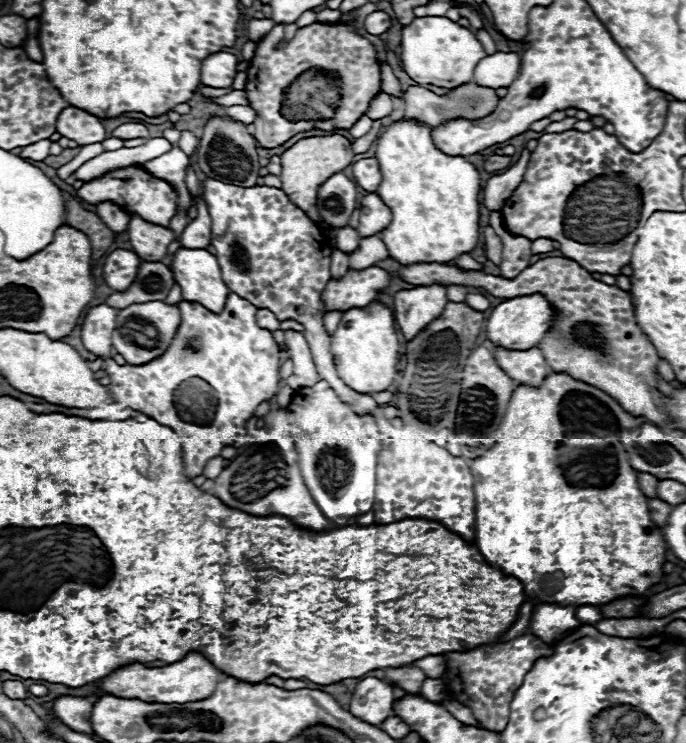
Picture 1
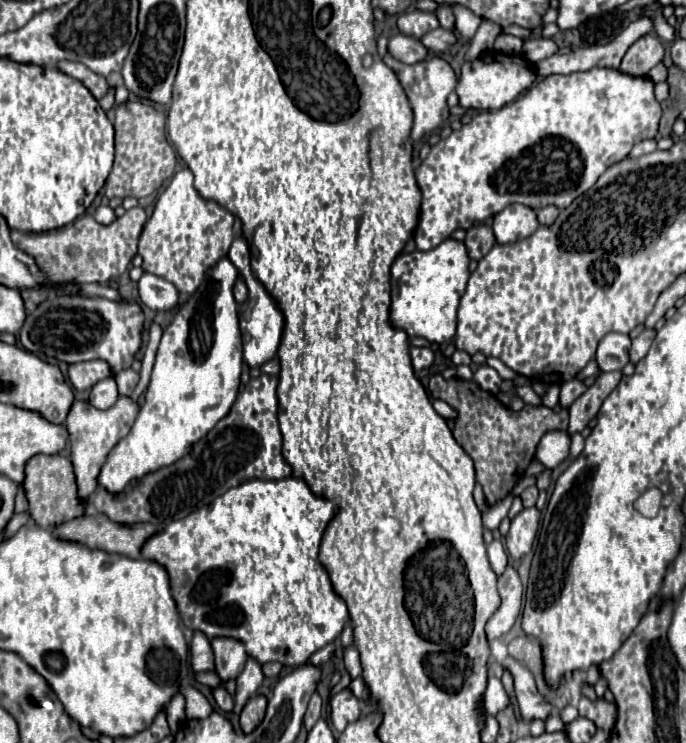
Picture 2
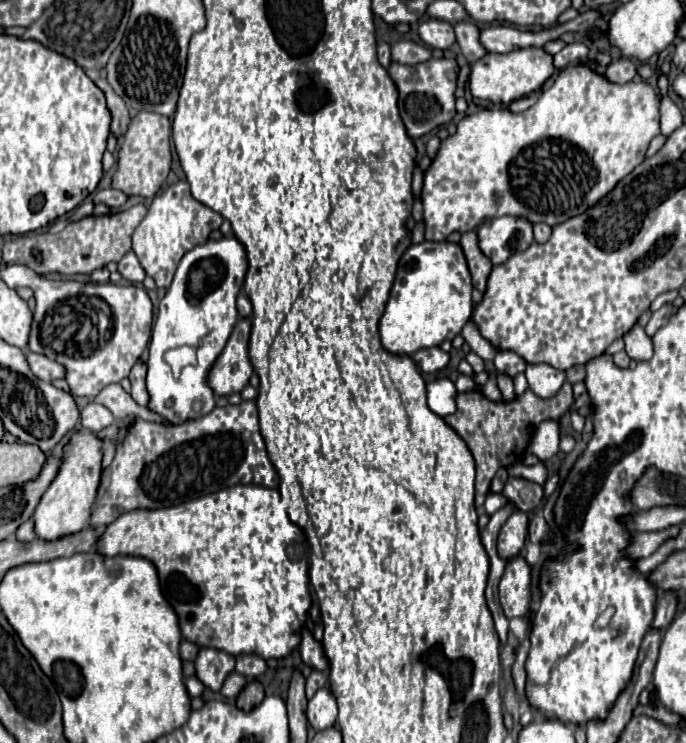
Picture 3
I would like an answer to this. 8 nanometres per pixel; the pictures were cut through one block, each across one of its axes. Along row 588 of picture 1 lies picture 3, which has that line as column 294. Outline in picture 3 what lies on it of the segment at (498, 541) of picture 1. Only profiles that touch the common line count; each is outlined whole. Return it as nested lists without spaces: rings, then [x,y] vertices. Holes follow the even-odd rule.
[[[236,484],[236,486],[224,488],[224,490],[208,494],[208,496],[200,496],[196,500],[188,500],[188,502],[172,506],[172,508],[156,508],[156,510],[140,510],[138,508],[138,510],[132,510],[132,512],[118,516],[112,524],[108,524],[104,534],[100,534],[100,540],[96,540],[94,550],[102,556],[128,554],[128,556],[140,556],[140,558],[150,560],[158,570],[164,598],[170,602],[170,606],[174,608],[174,612],[180,618],[182,636],[186,640],[192,640],[192,644],[196,644],[200,648],[216,648],[216,650],[224,650],[232,656],[258,654],[262,658],[284,658],[300,644],[300,632],[304,628],[306,614],[308,614],[310,604],[312,604],[310,590],[308,590],[308,542],[306,542],[304,532],[288,518],[286,506],[280,500],[278,490],[272,490],[266,486]]]

